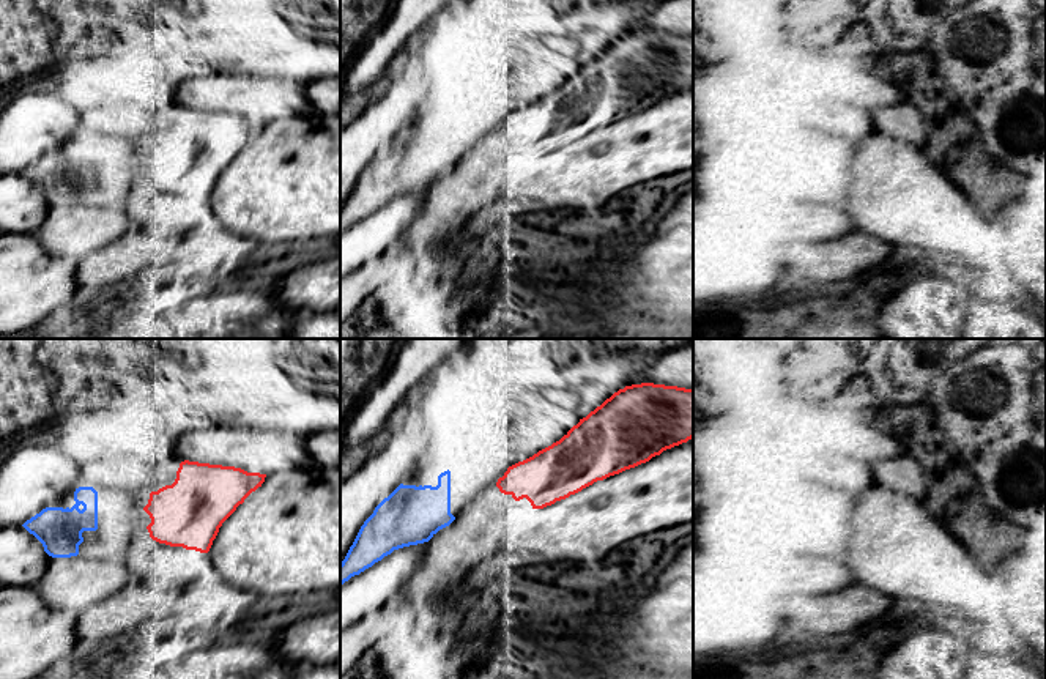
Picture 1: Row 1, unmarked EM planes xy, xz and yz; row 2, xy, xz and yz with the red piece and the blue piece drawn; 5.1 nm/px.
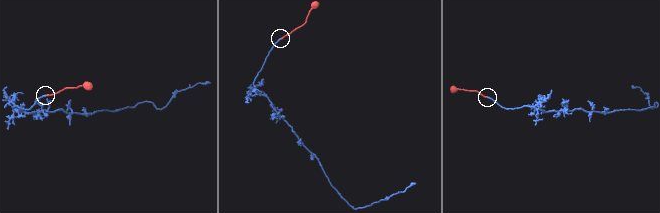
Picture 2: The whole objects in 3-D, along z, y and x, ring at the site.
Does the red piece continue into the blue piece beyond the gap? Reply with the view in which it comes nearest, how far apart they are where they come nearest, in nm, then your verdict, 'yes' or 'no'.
nearest in xy; 240 nm apart; yes

